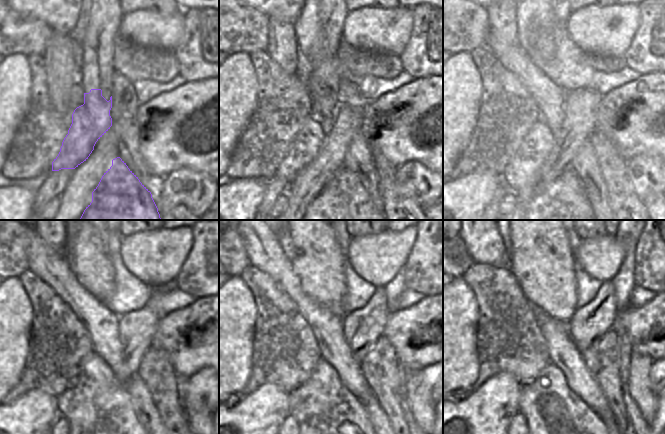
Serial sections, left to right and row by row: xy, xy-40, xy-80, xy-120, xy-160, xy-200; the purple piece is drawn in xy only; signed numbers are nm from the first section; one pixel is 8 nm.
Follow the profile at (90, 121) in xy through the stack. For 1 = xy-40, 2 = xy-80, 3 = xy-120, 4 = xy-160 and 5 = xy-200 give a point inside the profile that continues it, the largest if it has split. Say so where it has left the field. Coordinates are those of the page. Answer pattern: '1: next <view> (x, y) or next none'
1: next xy-40 (307, 143)
2: next xy-80 (522, 169)
3: next xy-120 (100, 412)
4: next xy-160 (333, 423)
5: next xy-200 (559, 423)

